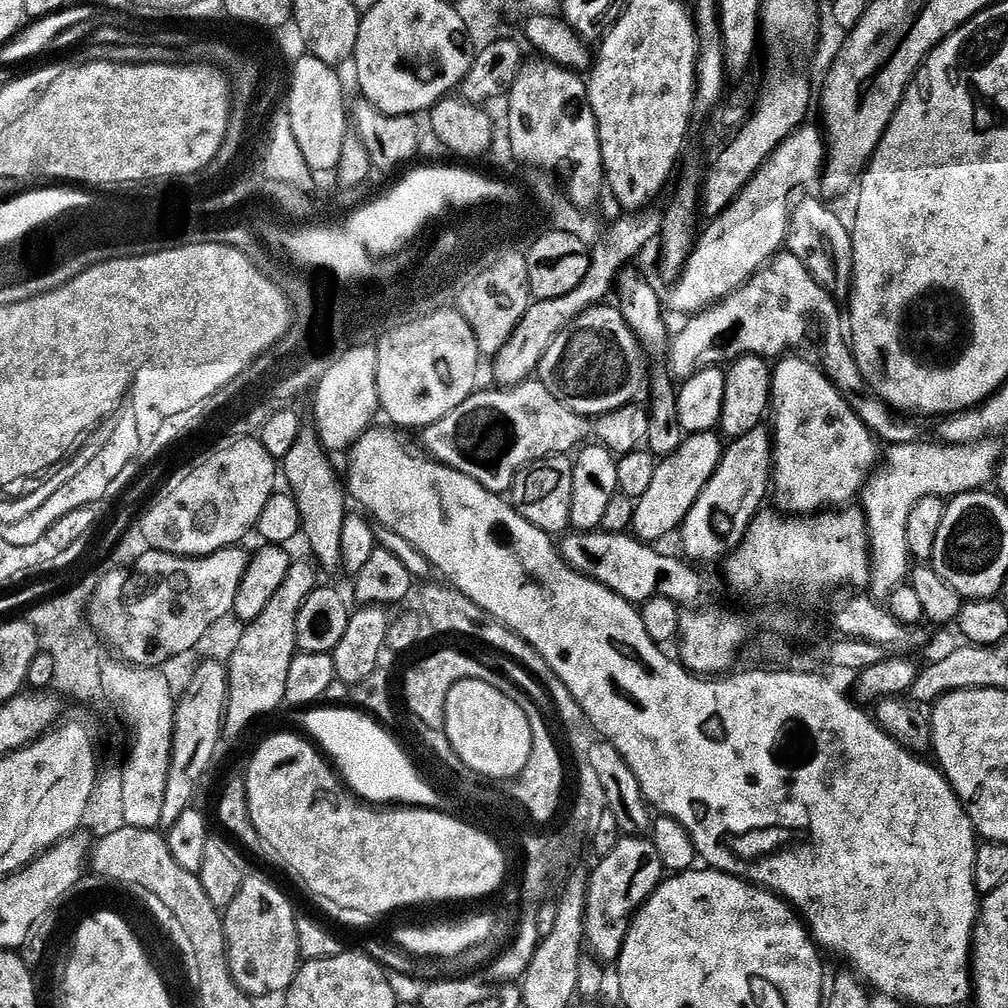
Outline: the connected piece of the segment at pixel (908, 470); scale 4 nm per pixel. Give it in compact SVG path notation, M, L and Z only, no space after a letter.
M995 439L980 440L973 444L893 444L887 449L888 457L883 457L882 463L873 471L864 485L862 493L862 511L868 521L868 551L870 553L870 579L876 576L876 590L872 596L877 601L887 601L888 595L898 590L910 576L910 557L906 546L906 521L910 518L910 510L914 502L922 502L927 496L943 496L951 498L961 496L963 492L984 490L993 483L998 471L998 461L1002 453L995 444Z

